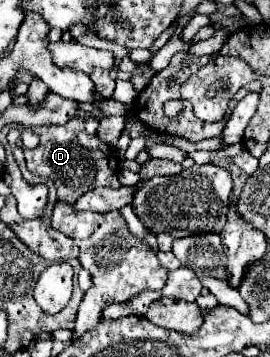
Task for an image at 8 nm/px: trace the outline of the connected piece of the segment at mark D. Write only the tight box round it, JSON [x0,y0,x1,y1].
[27,117,119,203]

